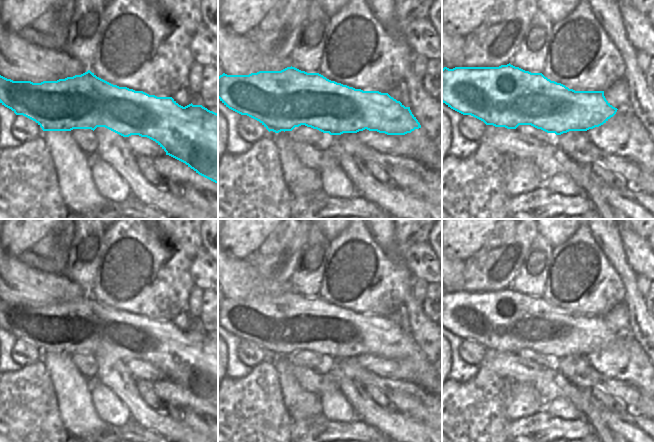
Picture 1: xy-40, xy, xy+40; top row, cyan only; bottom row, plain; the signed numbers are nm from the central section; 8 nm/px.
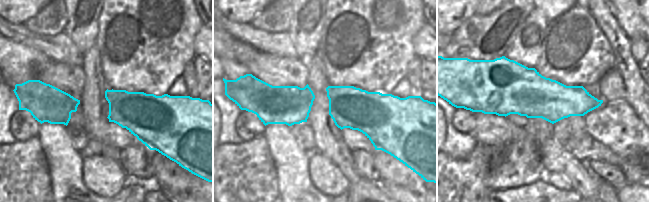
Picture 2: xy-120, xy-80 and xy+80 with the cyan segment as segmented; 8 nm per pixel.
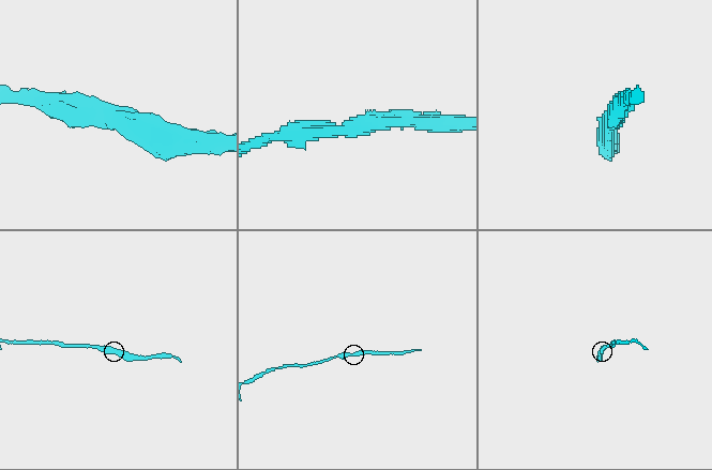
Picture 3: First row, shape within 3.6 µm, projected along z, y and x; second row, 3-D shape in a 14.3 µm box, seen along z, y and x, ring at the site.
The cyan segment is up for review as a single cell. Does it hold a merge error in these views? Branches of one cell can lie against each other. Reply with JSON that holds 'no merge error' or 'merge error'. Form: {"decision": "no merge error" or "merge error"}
{"decision": "no merge error"}

